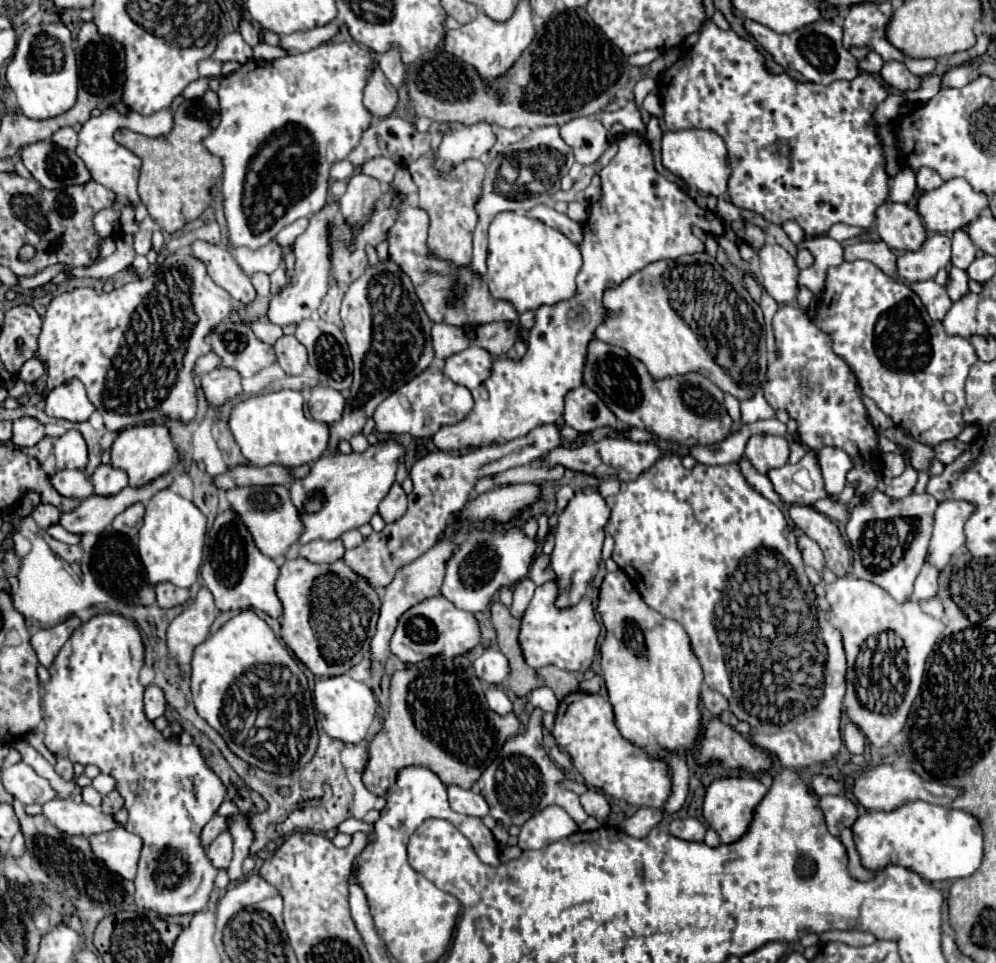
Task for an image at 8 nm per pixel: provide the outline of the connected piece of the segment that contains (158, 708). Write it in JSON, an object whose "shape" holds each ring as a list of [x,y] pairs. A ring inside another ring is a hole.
{"shape":[[[148,685],[146,693],[144,693],[144,709],[148,719],[156,719],[160,715],[164,715],[166,711],[166,701],[164,701],[164,691],[158,685]]]}

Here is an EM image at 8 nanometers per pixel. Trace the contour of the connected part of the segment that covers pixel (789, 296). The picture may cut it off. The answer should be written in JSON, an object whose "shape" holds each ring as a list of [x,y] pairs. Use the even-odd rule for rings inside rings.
{"shape":[[[764,243],[758,249],[762,285],[778,303],[790,303],[798,293],[798,267],[794,257],[778,243]]]}

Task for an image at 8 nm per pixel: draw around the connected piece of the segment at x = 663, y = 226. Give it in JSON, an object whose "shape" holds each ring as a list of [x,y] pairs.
{"shape":[[[624,135],[618,147],[616,157],[600,171],[602,197],[592,203],[592,213],[584,223],[584,241],[580,245],[584,265],[576,277],[578,293],[568,301],[536,309],[536,323],[530,329],[526,355],[518,363],[506,357],[496,359],[492,375],[472,391],[474,409],[470,415],[456,425],[442,427],[432,437],[440,451],[452,453],[462,447],[504,445],[540,425],[558,423],[566,391],[582,385],[586,343],[590,343],[594,329],[606,317],[602,291],[658,259],[702,253],[704,243],[692,233],[692,223],[712,235],[724,233],[720,219],[712,211],[698,207],[678,185],[656,173],[652,151],[644,137]]]}

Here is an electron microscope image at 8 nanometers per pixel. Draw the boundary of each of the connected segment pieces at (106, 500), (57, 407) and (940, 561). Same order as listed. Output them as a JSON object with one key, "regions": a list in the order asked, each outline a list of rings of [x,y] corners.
{"regions":[[[[180,455],[178,463],[176,463],[176,467],[174,467],[172,471],[168,471],[168,473],[164,473],[164,475],[152,479],[152,481],[146,483],[146,485],[140,485],[140,487],[128,485],[128,487],[124,487],[120,493],[108,495],[108,497],[102,497],[102,495],[90,495],[90,499],[84,499],[72,513],[62,513],[60,525],[62,525],[66,531],[70,531],[70,533],[78,533],[78,535],[81,535],[81,545],[86,553],[90,553],[94,548],[94,545],[98,542],[98,537],[100,537],[102,531],[106,529],[106,525],[110,525],[112,519],[114,519],[116,515],[120,515],[126,507],[130,507],[130,505],[134,505],[134,503],[144,503],[144,501],[152,499],[160,489],[170,487],[170,485],[174,483],[174,477],[180,475],[180,473],[184,473],[184,459],[182,459],[182,455]]],[[[72,379],[68,383],[54,387],[44,403],[46,403],[46,415],[74,423],[88,421],[88,417],[94,411],[94,405],[88,401],[86,389],[80,379]]],[[[948,499],[942,501],[934,513],[934,531],[930,541],[930,563],[938,569],[950,563],[950,557],[964,545],[964,523],[974,513],[974,505],[968,501]]]]}

